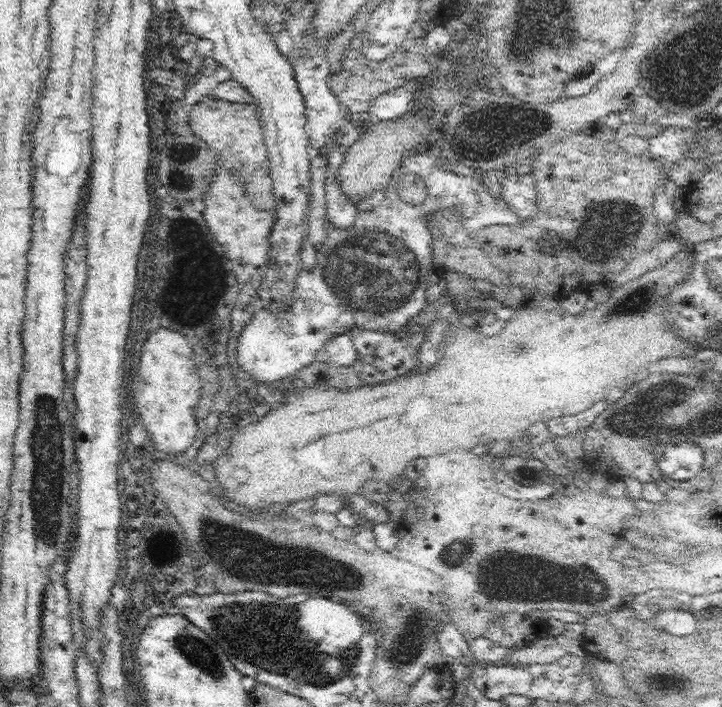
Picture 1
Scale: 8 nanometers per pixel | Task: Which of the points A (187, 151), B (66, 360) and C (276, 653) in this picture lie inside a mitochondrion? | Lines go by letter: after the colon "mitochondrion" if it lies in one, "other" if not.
A: mitochondrion
B: other
C: mitochondrion

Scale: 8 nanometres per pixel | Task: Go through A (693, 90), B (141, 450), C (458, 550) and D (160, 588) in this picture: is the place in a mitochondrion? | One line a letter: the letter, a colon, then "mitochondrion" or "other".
A: mitochondrion
B: other
C: mitochondrion
D: other

